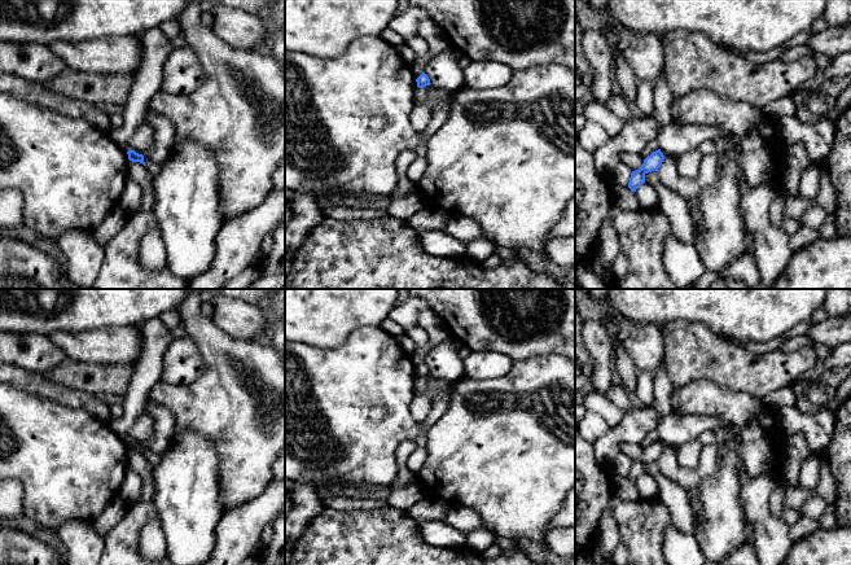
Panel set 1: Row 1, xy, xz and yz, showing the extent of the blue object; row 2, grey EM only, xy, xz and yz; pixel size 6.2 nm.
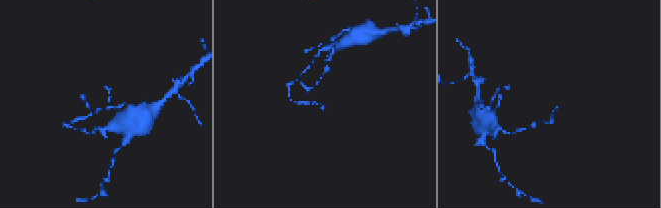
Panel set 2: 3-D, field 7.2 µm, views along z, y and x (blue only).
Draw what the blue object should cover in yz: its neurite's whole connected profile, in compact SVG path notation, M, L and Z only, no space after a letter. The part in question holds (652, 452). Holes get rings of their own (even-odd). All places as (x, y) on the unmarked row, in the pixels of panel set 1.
M661 439L653 442L650 446L648 446L644 450L642 457L640 460L632 461L628 478L632 482L636 482L636 479L645 473L645 465L652 461L658 461L661 457L662 452L664 450L663 443Z

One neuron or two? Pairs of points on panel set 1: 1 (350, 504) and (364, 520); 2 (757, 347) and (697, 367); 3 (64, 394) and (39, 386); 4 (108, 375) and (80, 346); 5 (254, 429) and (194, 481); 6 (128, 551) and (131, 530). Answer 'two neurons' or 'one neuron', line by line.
1: two neurons
2: two neurons
3: one neuron
4: two neurons
5: two neurons
6: one neuron

